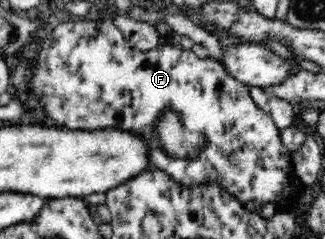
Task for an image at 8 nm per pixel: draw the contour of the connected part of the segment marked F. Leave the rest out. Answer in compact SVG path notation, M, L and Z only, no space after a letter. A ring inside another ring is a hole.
M101 18L98 21L69 21L61 23L56 27L51 36L46 38L41 44L41 51L37 52L38 63L34 68L34 73L31 76L32 87L34 88L35 96L39 97L42 106L45 107L48 115L55 120L55 123L60 128L70 130L81 131L100 131L109 130L109 128L115 128L134 134L135 136L146 136L147 143L149 144L149 156L148 165L151 170L159 170L165 172L169 176L173 177L173 180L179 184L184 185L185 188L195 189L195 186L201 186L201 184L218 184L218 187L227 194L230 194L235 200L239 200L241 204L245 205L247 202L254 202L257 209L262 208L265 204L271 204L275 209L275 212L297 212L299 208L299 198L301 198L301 192L303 192L303 184L299 181L299 178L295 175L294 162L292 151L287 150L285 145L280 139L279 127L275 124L272 116L267 112L267 109L261 109L254 102L251 96L251 87L246 84L237 82L234 78L231 78L226 70L221 66L221 63L210 56L205 59L201 59L191 51L191 49L185 49L176 40L172 40L166 45L157 45L148 51L141 51L135 48L124 37L124 34L114 25L112 20ZM187 130L193 130L193 132L199 132L205 140L207 140L207 146L201 150L199 154L199 148L195 144L191 144L189 140L185 140L185 132Z

